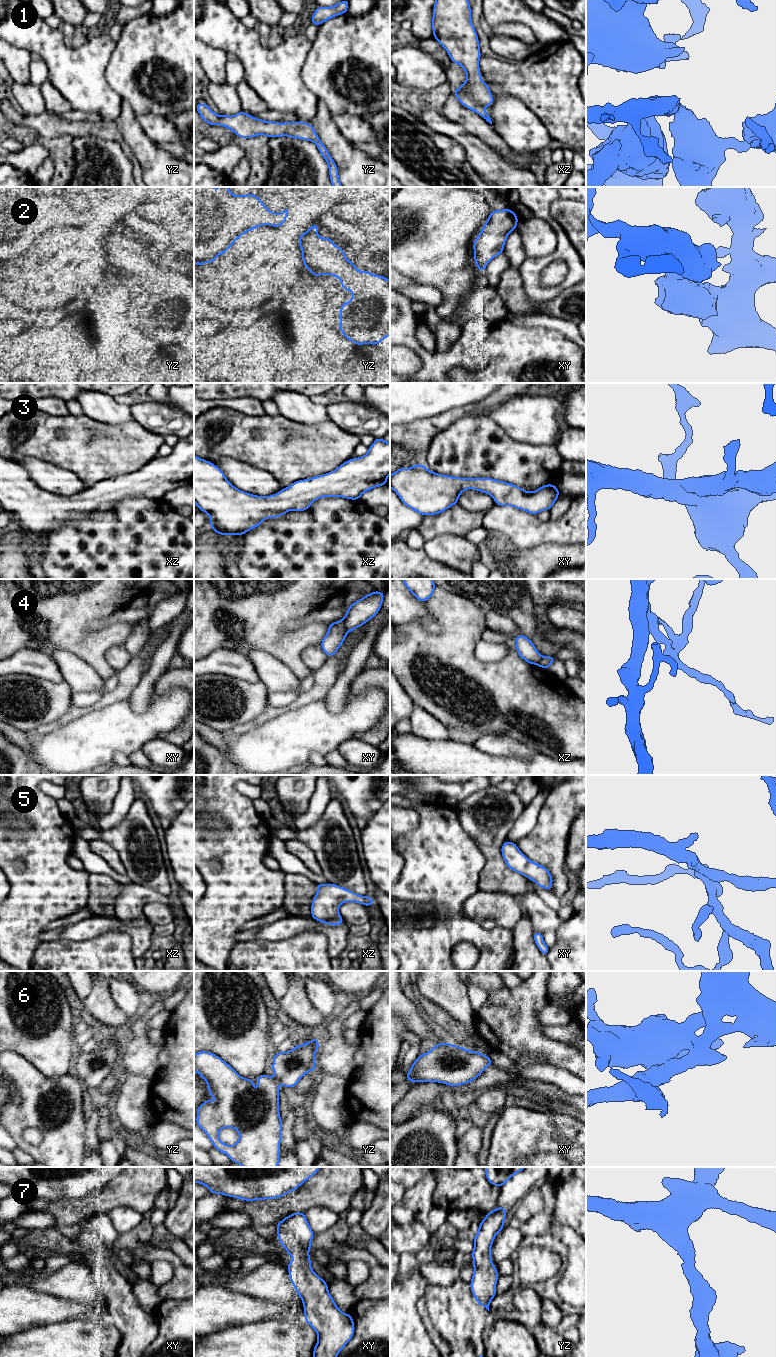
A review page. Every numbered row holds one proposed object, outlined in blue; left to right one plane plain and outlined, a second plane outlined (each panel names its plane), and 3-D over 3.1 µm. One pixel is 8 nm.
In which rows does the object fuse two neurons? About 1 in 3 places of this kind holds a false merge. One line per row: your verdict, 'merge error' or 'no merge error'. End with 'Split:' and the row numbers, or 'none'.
1: no merge error
2: no merge error
3: no merge error
4: merge error
5: no merge error
6: no merge error
7: no merge error
Split: 4

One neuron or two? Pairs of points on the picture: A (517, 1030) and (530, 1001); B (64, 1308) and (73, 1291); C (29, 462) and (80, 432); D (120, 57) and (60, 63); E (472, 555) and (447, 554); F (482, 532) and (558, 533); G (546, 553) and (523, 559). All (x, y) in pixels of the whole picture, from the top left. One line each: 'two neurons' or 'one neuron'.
A: one neuron
B: two neurons
C: two neurons
D: two neurons
E: one neuron
F: two neurons
G: one neuron

